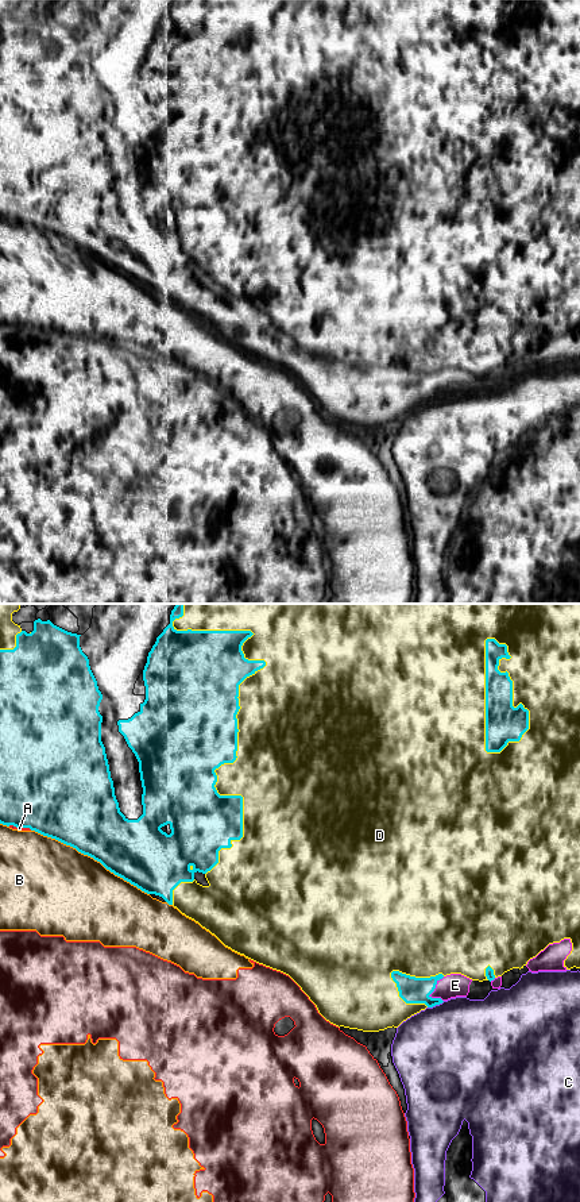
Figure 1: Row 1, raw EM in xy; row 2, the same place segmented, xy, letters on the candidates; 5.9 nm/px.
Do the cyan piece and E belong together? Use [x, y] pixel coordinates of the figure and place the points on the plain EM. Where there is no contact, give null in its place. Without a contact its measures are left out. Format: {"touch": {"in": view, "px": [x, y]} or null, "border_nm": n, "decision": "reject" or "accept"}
{"touch": {"in": "xy", "px": [434, 381]}, "border_nm": 160, "decision": "accept"}

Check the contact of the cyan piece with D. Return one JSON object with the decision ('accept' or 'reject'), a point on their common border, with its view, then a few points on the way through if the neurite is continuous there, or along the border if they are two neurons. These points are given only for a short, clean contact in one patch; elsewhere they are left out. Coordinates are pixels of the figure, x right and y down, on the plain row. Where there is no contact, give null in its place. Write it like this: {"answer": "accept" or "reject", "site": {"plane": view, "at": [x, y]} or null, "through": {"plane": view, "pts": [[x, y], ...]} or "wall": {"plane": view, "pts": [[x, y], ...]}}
{"answer": "accept", "site": {"plane": "xy", "at": [236, 108]}}

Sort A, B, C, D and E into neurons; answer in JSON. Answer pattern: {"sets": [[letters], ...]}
{"sets": [["A", "B"], ["C"], ["D", "E"]]}

